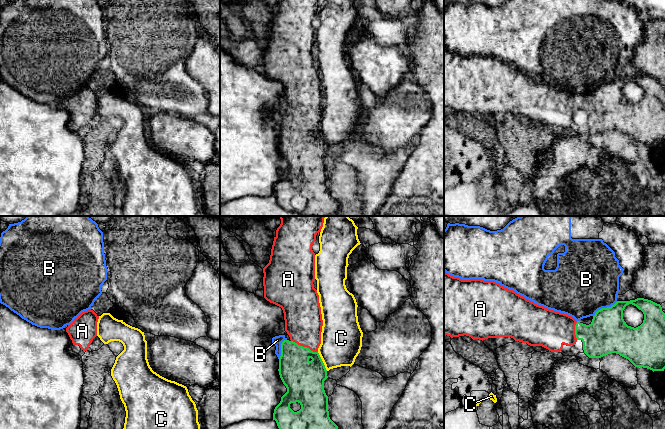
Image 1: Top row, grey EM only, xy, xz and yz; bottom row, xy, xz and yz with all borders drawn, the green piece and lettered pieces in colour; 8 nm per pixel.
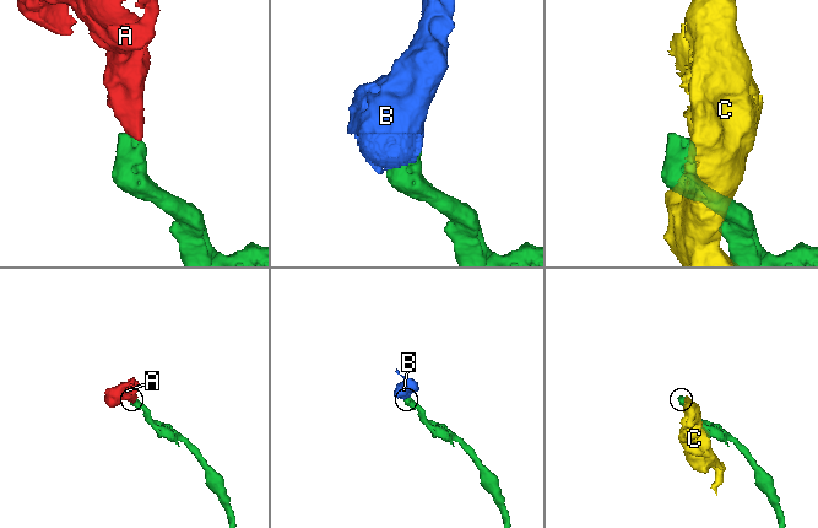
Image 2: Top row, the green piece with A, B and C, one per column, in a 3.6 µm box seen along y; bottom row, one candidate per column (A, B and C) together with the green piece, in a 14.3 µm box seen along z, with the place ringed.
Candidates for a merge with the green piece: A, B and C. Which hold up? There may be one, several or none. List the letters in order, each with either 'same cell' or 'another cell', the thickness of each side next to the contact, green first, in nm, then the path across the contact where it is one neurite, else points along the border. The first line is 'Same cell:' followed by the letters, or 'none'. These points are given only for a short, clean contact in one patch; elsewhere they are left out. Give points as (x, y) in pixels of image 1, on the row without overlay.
Same cell: A
A: same cell | 300/300 nm | across xz (303, 154), (304, 123), (303, 96)
B: another cell | 320/480 nm
C: another cell | 320/340 nm

